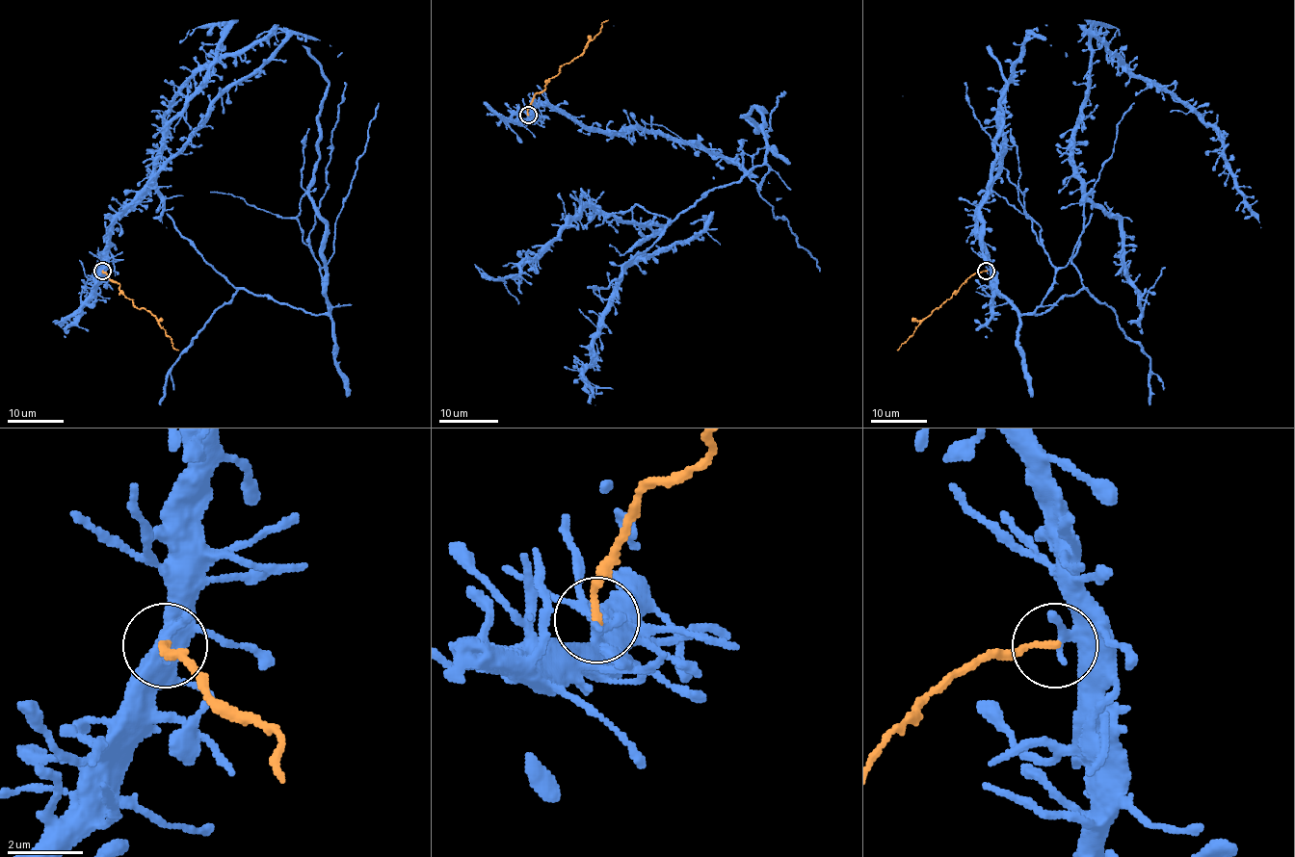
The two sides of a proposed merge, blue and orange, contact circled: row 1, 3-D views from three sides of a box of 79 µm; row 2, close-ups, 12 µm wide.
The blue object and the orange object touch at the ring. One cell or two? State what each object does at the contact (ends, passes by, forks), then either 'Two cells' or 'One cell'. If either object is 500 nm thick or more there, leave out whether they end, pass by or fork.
At the ring blue ends. At the ring orange ends. Two cells

